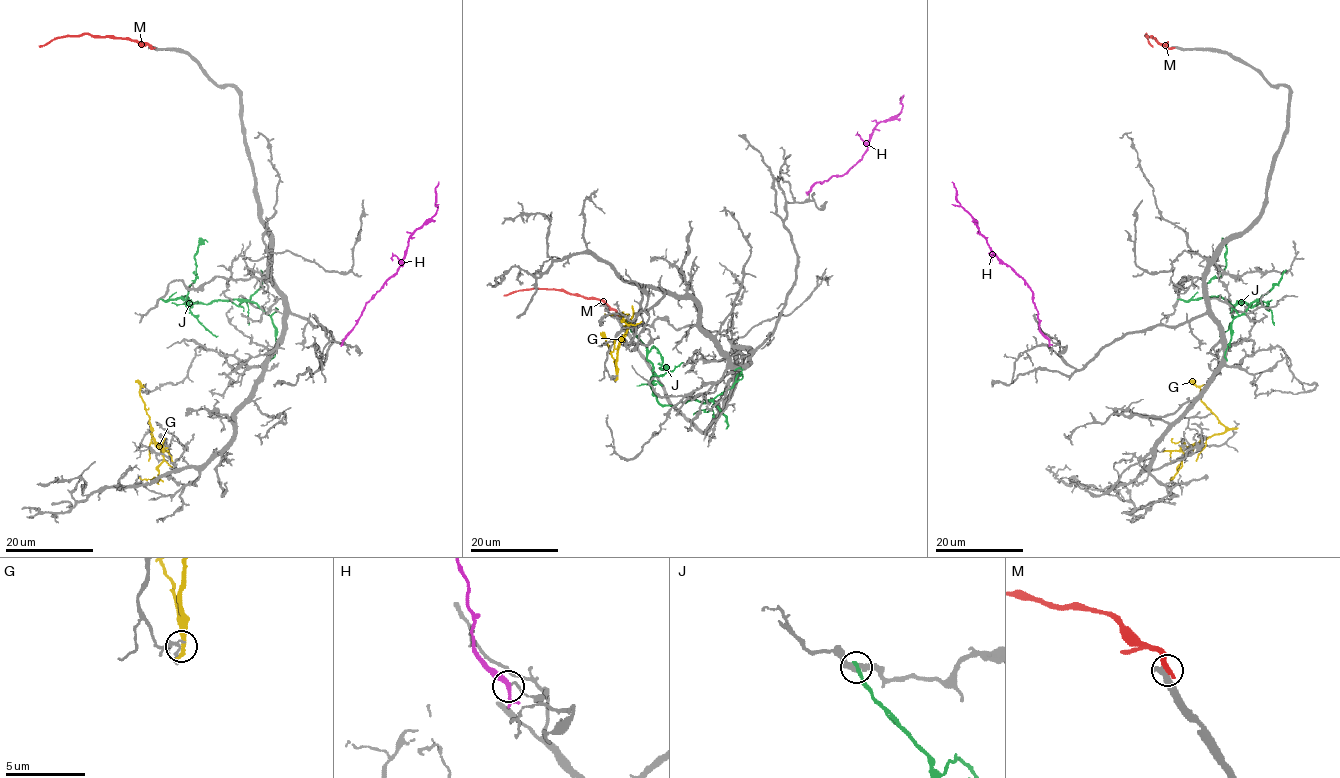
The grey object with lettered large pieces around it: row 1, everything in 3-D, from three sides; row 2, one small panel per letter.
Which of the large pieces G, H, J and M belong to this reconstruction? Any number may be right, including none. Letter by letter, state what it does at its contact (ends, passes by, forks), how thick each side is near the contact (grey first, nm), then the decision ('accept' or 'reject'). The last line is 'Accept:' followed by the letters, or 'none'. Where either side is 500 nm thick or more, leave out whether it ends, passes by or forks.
G: it ends; calibres 140 and 360 nm; reject
H: it forks; calibres 130 and 190 nm; reject
J: it ends; calibres 320 and 240 nm; reject
M: it ends; calibres 420 and 360 nm; reject
Accept: none

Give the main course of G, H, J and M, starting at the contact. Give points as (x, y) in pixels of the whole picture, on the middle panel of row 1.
G: (617, 377), (618, 345), (628, 325), (623, 316), (617, 313), (604, 314)
H: (808, 191), (816, 183), (845, 174), (866, 152), (873, 128), (893, 120), (902, 110), (904, 94)
J: (625, 322), (645, 346), (653, 367), (652, 392), (662, 405), (713, 400), (730, 387), (741, 369), (734, 370)
M: (618, 315), (600, 300), (553, 289), (520, 290), (504, 295)

